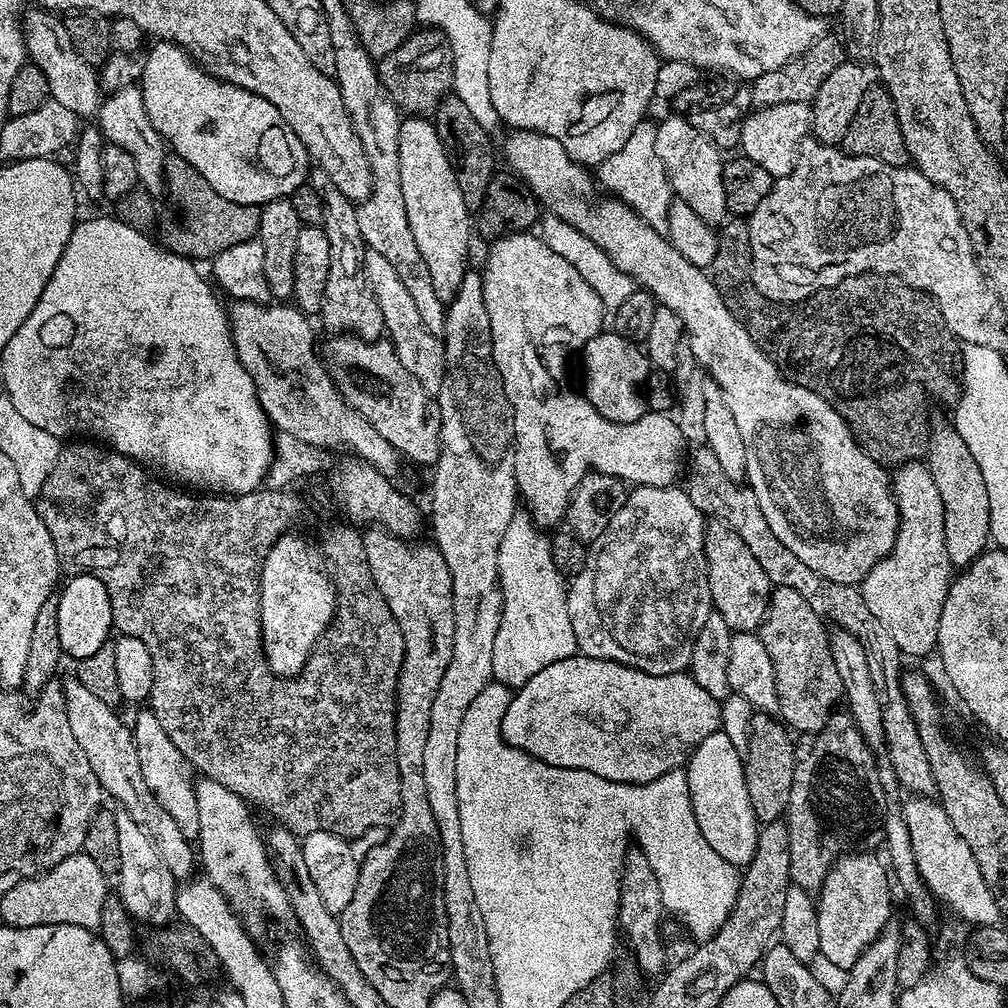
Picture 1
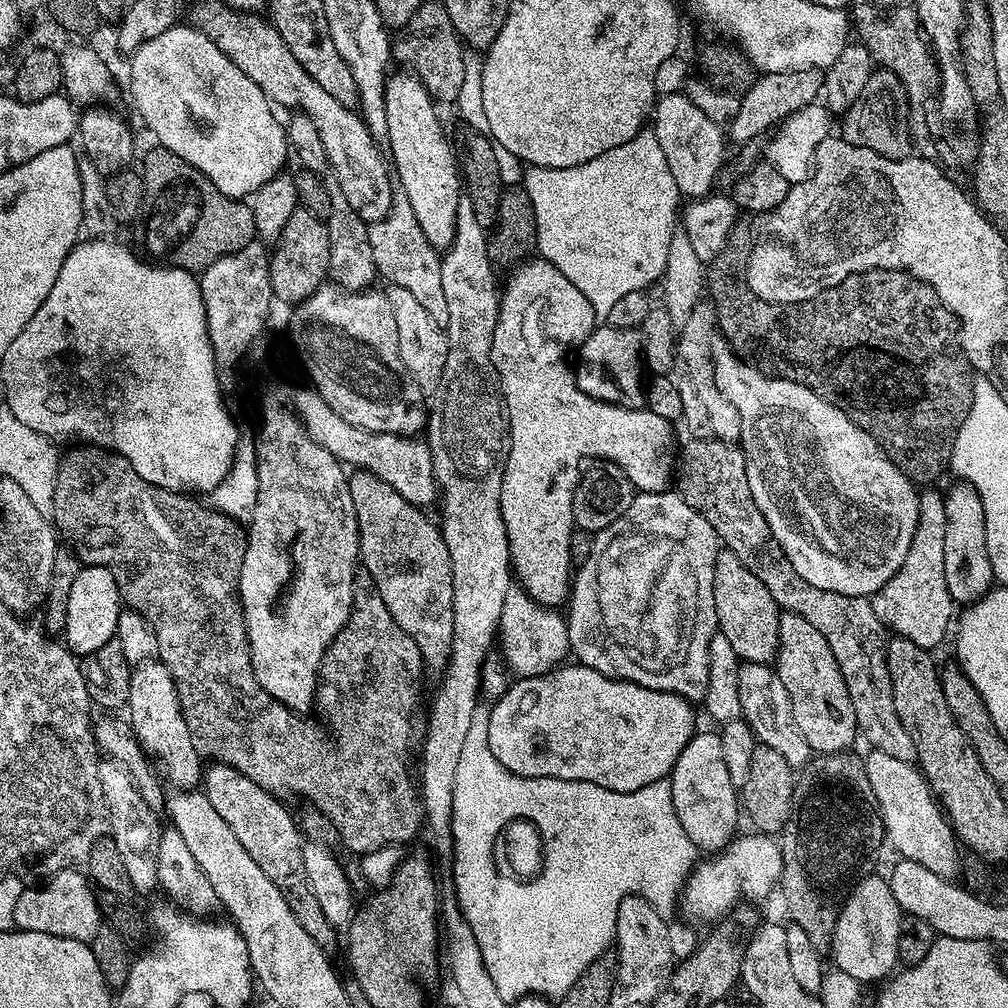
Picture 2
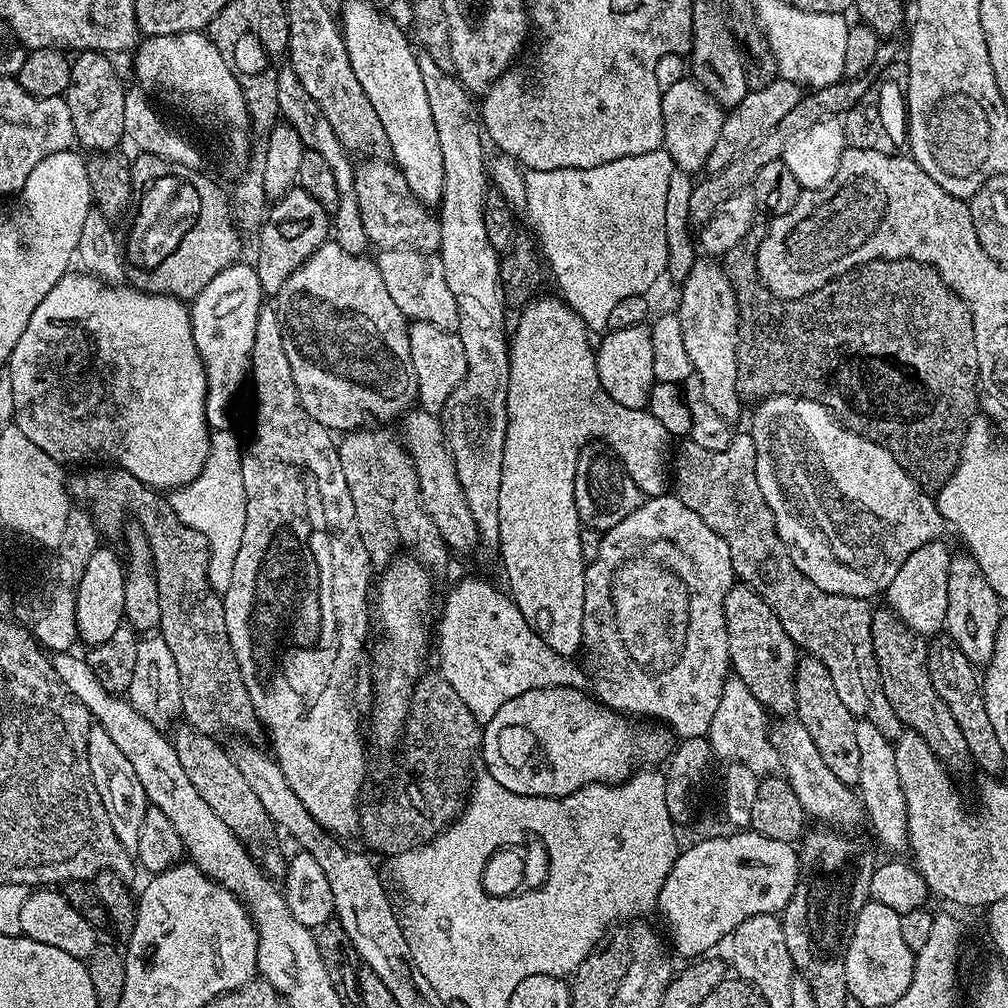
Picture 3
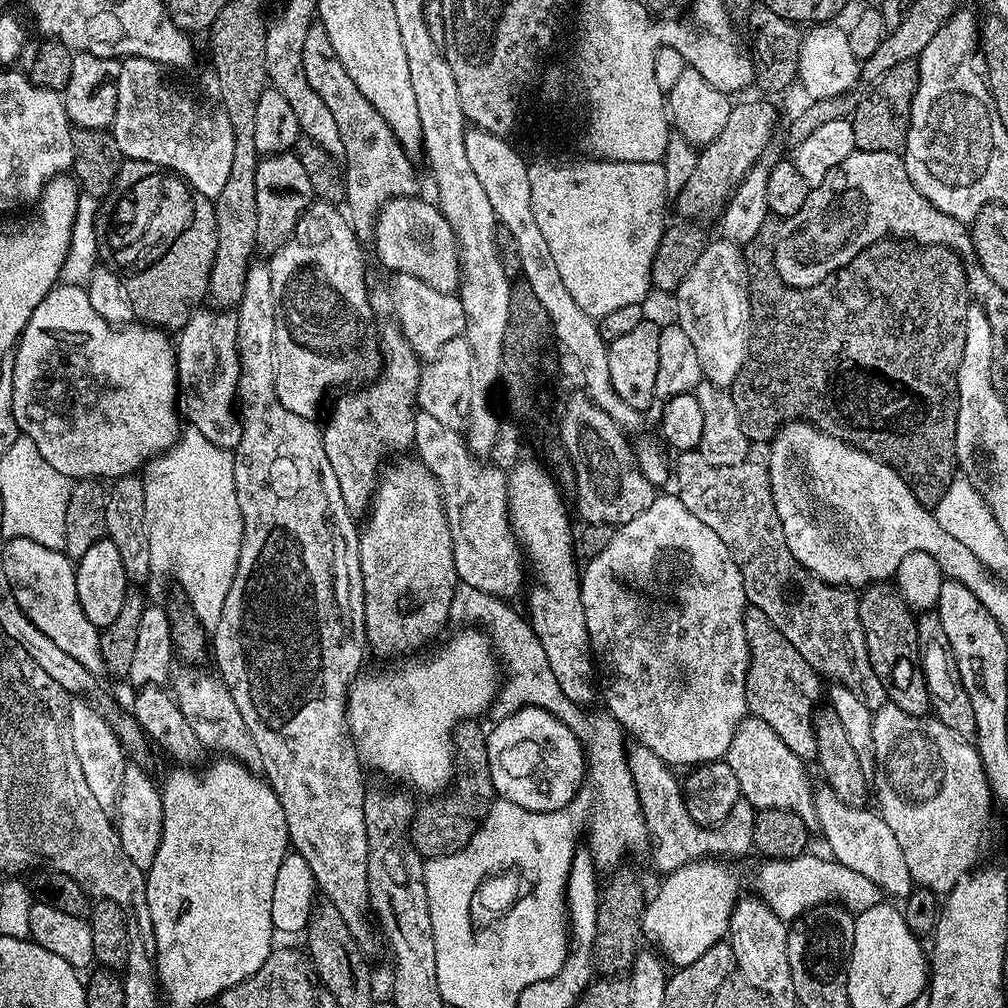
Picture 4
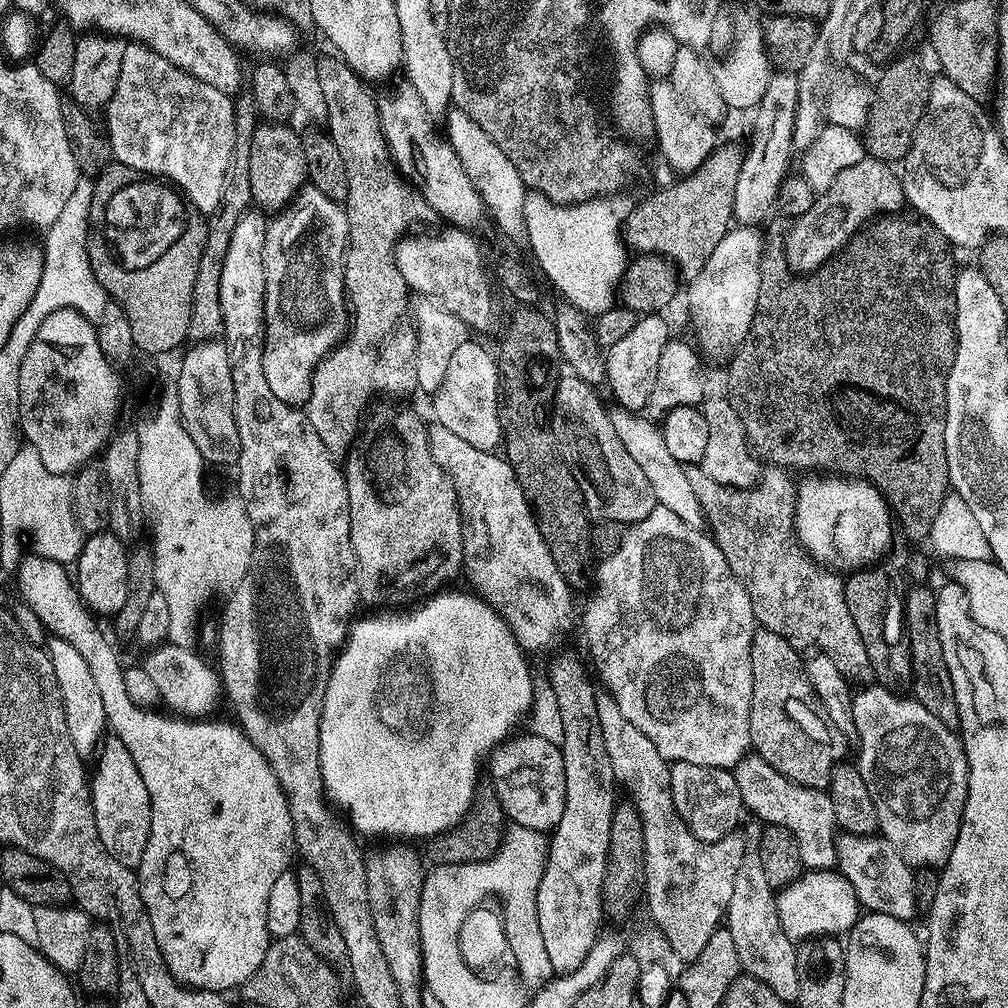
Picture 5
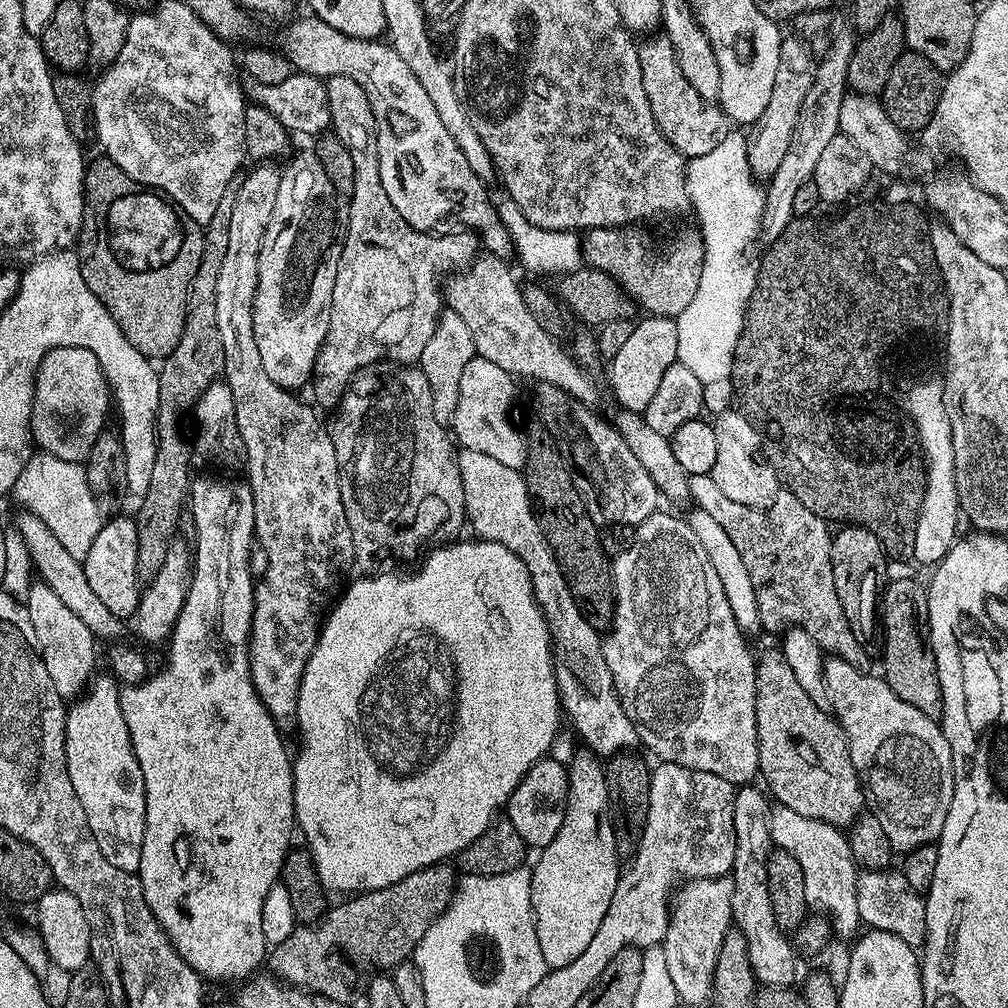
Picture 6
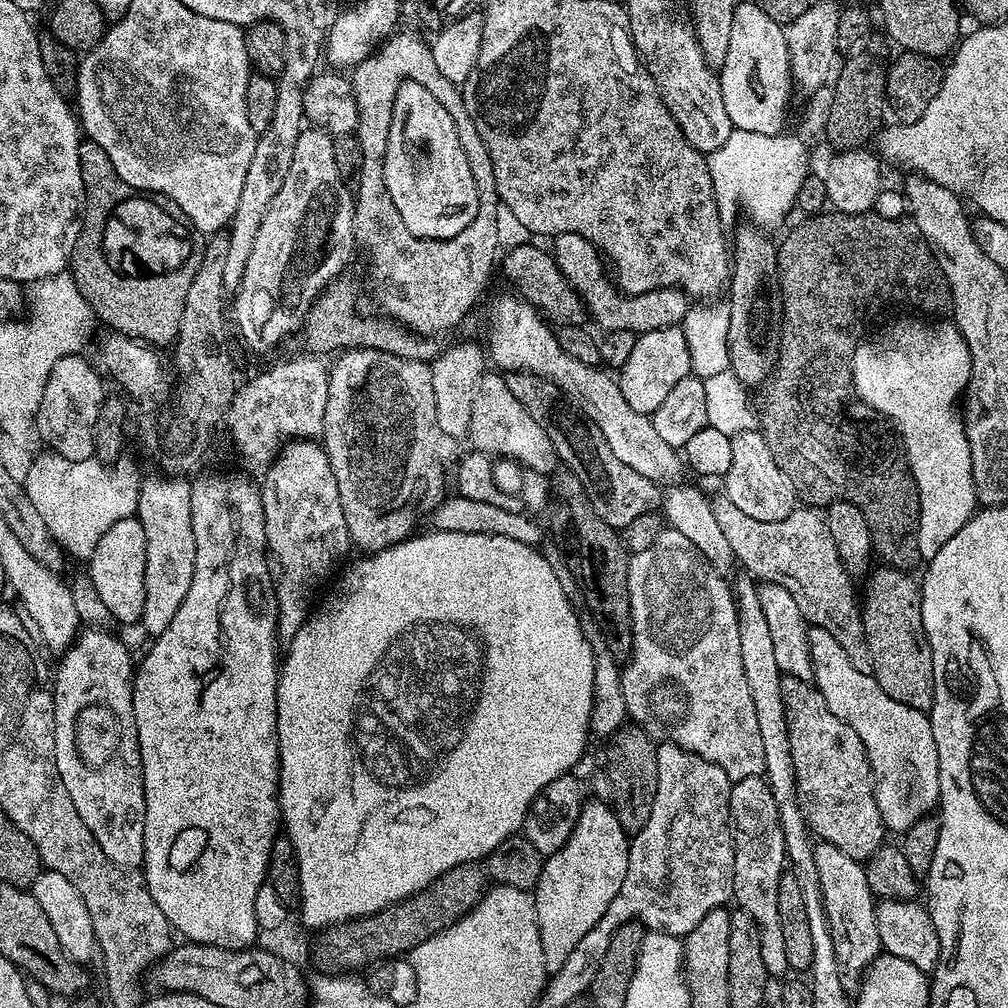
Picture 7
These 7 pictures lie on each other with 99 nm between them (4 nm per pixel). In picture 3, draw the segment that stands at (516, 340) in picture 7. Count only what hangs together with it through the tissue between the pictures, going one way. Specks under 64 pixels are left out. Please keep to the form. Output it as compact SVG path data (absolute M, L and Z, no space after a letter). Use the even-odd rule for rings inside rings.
M365 159L355 165L354 190L358 198L358 214L366 226L369 245L377 249L417 248L419 252L440 251L440 222L406 186L406 178L395 164L383 160Z

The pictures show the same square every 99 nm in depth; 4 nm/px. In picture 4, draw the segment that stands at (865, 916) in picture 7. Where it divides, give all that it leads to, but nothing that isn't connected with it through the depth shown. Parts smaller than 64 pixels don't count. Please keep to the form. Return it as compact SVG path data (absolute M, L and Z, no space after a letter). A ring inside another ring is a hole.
M747 715L734 730L734 738L730 738L726 763L734 770L734 778L738 778L740 795L758 810L777 808L792 812L805 824L812 826L816 822L814 806L814 783L808 778L805 761L796 756L784 742L766 726L757 716Z

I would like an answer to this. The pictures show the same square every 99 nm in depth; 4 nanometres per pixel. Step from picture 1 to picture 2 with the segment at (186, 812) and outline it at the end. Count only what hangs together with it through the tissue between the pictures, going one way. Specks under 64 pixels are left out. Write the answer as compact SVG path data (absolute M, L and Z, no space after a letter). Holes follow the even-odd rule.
M153 658L133 667L127 712L132 735L140 741L145 753L152 755L153 752L164 763L169 778L176 783L173 785L180 790L195 789L202 780L202 757L186 726L174 678L170 678L170 670L166 670L166 666L160 663L159 659Z

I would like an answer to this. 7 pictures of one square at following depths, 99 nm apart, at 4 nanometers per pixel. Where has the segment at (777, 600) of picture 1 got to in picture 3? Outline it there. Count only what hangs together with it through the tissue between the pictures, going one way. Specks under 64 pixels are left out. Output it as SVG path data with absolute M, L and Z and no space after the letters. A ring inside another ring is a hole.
M805 655L796 661L796 710L795 719L806 726L810 738L814 738L814 746L818 746L818 754L822 754L822 762L838 777L838 782L849 786L859 785L858 770L860 760L858 742L854 735L857 717L846 710L838 690L834 690L834 681L830 679L830 670L822 666L818 658Z

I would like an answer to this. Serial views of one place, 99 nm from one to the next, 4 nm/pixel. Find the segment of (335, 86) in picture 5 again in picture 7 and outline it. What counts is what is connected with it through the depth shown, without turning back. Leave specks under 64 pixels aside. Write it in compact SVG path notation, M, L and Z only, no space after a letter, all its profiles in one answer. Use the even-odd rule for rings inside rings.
M397 31L351 69L350 79L354 102L358 106L354 135L362 150L358 177L360 185L354 188L356 217L352 235L355 243L359 247L361 244L368 255L368 276L376 283L372 292L384 311L381 313L403 324L417 336L439 337L439 332L467 318L468 311L475 306L476 299L483 294L492 276L492 267L498 264L498 253L501 251L498 242L498 206L501 203L494 178L494 162L490 162L486 146L477 143L474 168L482 174L478 214L475 222L466 226L462 234L454 234L454 238L449 240L423 240L410 234L394 202L390 202L390 190L386 190L384 177L384 159L390 138L390 114L400 85L405 80L417 80L420 84L432 86L441 83L429 41L412 32Z

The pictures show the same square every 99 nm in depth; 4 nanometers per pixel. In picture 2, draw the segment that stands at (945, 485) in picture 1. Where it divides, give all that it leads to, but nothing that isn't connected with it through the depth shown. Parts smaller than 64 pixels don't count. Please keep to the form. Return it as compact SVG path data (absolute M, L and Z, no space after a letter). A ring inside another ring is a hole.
M956 482L949 492L943 493L946 506L946 586L957 605L967 606L980 600L993 587L994 577L990 566L990 554L986 554L986 518L982 510L982 500L967 482Z

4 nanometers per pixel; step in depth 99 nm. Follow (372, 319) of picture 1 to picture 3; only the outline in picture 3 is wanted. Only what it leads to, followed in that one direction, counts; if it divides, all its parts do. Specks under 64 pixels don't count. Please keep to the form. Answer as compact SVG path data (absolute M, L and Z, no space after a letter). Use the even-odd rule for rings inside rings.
M290 66L280 68L278 74L278 106L280 116L294 130L298 130L298 138L302 138L305 149L309 152L322 154L322 158L334 173L334 182L338 182L338 210L334 213L334 243L342 246L347 252L364 254L369 251L366 226L362 226L362 214L358 214L358 198L354 190L354 160L347 148L342 146L338 134L334 134L334 126L326 122L326 114L318 110L318 102L310 98L310 94L303 88L302 82L298 82L298 74Z

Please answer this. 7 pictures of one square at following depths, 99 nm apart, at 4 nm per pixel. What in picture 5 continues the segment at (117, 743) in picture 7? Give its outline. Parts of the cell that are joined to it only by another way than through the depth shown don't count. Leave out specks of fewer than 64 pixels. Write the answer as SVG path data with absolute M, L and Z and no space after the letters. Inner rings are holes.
M105 735L98 751L95 753L96 769L90 772L90 795L92 813L102 846L122 866L133 870L139 869L146 842L150 838L150 794L130 750L122 746L117 736Z

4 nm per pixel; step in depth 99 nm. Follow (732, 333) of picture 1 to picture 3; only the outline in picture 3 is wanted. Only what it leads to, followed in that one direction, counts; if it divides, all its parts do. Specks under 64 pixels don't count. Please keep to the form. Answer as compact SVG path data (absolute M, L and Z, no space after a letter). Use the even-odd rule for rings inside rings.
M768 396L759 401L752 412L752 425L750 431L754 438L754 454L756 455L756 477L758 478L758 490L762 490L762 498L766 498L766 506L770 506L770 514L774 514L776 533L782 538L794 566L814 582L823 592L830 594L842 594L843 596L863 596L873 598L879 594L887 593L890 582L894 582L894 574L922 546L931 544L932 541L941 539L946 532L944 519L940 511L936 509L936 501L929 493L925 492L919 484L898 466L894 454L882 446L878 446L870 438L859 436L854 430L850 430L833 416L831 410L818 402L808 400L804 396Z

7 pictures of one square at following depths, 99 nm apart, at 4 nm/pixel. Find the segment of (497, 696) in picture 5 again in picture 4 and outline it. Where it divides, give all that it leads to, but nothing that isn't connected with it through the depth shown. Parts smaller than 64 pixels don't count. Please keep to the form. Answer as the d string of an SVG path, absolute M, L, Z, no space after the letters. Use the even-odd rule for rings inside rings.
M472 626L465 627L463 630L458 631L460 633L457 636L450 637L437 652L429 651L427 654L413 654L401 659L399 662L389 663L392 665L389 668L382 669L381 672L365 671L353 680L351 688L348 689L348 707L346 709L348 713L348 735L352 737L352 742L356 745L356 754L359 756L360 763L365 769L373 768L376 772L381 771L388 776L393 776L394 779L401 780L404 784L409 784L409 786L404 785L409 789L417 788L418 791L425 792L426 795L430 796L429 798L443 793L453 783L454 733L457 727L463 724L465 720L476 720L480 718L483 712L485 715L491 709L492 702L502 683L502 672L498 667L498 659L493 649L492 641L483 631L477 630L478 632L475 632L476 630Z

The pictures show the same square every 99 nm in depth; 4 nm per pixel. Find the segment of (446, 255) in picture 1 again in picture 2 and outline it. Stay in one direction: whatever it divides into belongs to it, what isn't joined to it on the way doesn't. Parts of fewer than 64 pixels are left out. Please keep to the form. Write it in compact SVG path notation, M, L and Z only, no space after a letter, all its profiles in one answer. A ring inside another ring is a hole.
M400 70L389 75L384 82L384 97L386 98L386 130L388 131L387 147L392 148L390 164L398 181L399 191L410 202L410 210L414 210L414 218L418 218L418 226L426 238L438 250L447 250L452 245L458 222L458 206L462 199L462 177L458 167L458 156L454 144L448 141L444 128L440 125L440 116L436 113L437 105L432 95L422 86L420 80Z

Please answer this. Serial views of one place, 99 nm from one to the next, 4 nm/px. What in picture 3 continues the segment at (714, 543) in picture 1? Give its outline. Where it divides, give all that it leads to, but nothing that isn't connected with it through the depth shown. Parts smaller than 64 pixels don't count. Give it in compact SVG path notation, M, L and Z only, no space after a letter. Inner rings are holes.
M733 583L726 594L724 613L731 671L750 686L750 694L754 694L754 698L758 698L760 705L773 717L791 717L796 710L796 643L786 630L782 630L782 622L778 622L770 605L746 584Z

